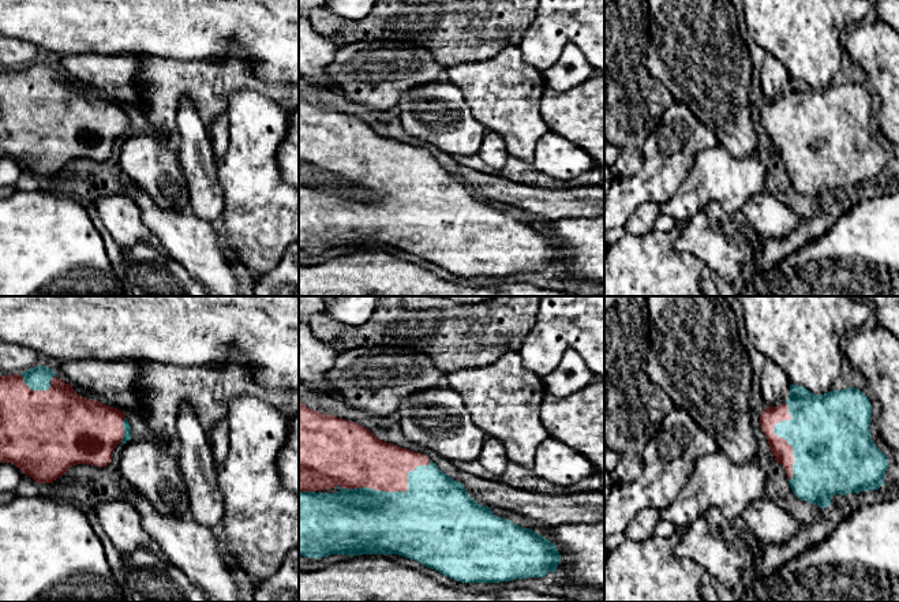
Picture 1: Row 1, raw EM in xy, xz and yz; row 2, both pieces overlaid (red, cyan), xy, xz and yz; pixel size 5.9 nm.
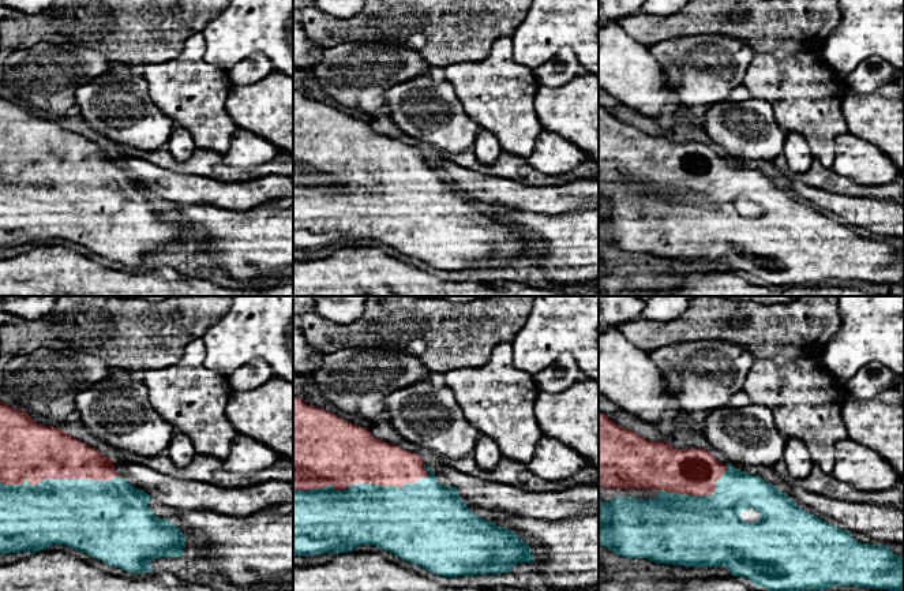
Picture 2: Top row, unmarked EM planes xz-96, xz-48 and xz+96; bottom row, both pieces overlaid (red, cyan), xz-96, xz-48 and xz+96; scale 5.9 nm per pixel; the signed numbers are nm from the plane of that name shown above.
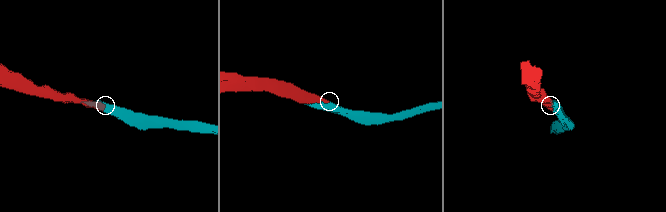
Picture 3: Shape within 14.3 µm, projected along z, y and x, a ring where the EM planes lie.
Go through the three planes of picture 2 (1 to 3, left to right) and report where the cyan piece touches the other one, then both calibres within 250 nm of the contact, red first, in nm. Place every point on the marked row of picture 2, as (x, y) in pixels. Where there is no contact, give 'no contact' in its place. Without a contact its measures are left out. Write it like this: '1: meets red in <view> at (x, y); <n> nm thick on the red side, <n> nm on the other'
1: meets red in xz-96 at (60, 478); 340 nm thick on the red side, 420 nm on the other
2: meets red in xz-48 at (362, 482); 400 nm thick on the red side, 360 nm on the other
3: meets red in xz+96 at (700, 494); 280 nm thick on the red side, 420 nm on the other

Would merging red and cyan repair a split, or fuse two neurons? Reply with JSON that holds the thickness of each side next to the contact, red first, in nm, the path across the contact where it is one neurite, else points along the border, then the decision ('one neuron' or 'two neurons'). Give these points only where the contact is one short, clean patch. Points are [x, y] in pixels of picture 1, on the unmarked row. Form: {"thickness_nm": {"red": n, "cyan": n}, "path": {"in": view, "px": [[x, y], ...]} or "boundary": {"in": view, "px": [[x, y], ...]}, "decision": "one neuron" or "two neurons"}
{"thickness_nm": {"red": 320, "cyan": 420}, "decision": "one neuron"}

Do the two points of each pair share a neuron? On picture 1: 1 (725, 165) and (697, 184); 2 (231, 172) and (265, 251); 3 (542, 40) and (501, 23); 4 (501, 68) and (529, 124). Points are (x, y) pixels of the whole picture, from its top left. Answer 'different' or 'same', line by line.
1: same
2: same
3: different
4: same

